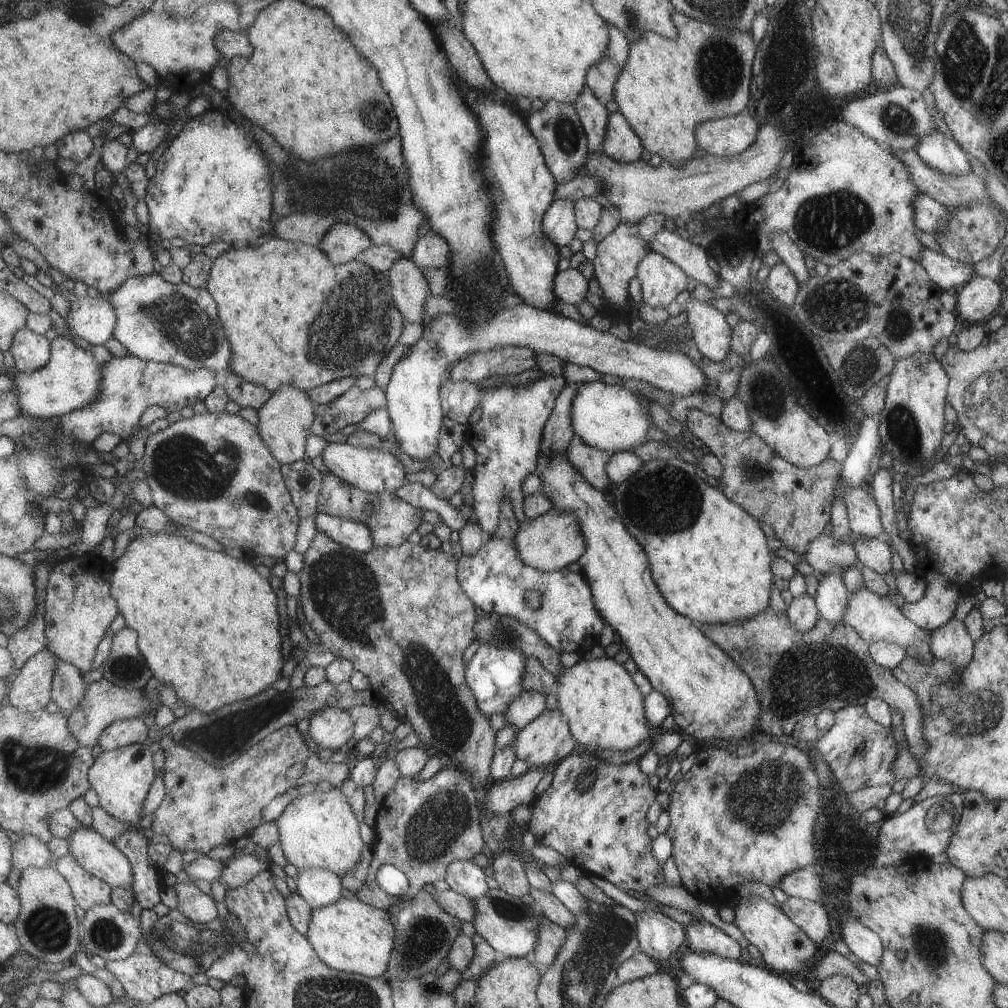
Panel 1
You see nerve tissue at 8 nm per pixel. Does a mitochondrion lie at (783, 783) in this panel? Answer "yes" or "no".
yes

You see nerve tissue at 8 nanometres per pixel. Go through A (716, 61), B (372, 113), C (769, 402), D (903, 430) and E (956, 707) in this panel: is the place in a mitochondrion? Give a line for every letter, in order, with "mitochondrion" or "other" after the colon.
A: mitochondrion
B: mitochondrion
C: mitochondrion
D: mitochondrion
E: mitochondrion

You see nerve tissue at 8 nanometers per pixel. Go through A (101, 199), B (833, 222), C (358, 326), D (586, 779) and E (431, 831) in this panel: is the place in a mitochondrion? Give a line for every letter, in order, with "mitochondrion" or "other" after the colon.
A: other
B: mitochondrion
C: mitochondrion
D: mitochondrion
E: mitochondrion

